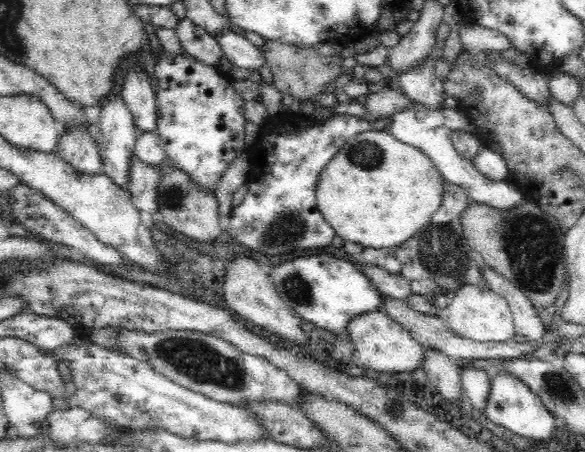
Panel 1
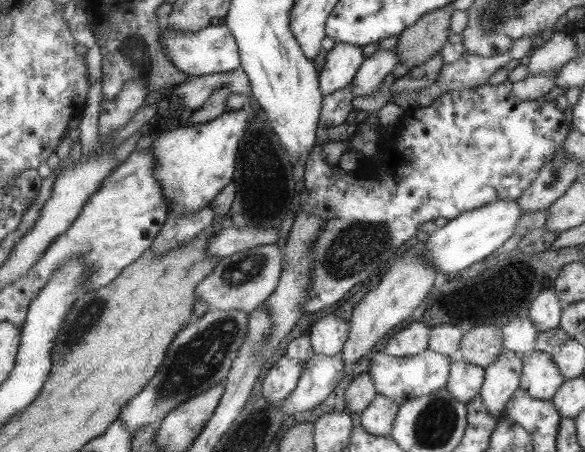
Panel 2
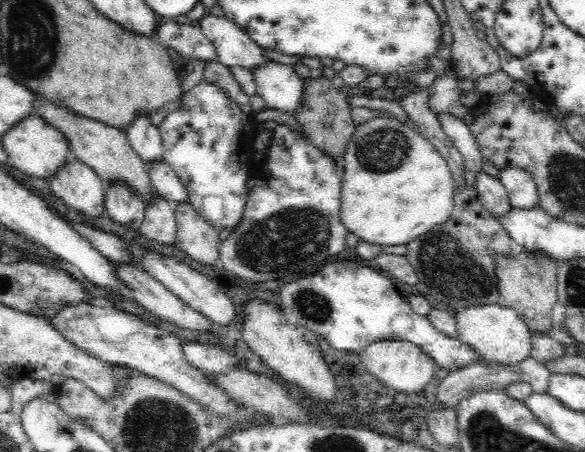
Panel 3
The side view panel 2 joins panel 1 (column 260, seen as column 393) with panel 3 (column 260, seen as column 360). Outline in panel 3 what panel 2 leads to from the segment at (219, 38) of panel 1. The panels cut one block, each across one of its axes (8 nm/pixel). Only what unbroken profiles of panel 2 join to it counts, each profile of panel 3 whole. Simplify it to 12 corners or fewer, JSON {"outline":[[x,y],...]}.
{"outline":[[266,62],[254,72],[266,108],[302,108],[302,70]]}

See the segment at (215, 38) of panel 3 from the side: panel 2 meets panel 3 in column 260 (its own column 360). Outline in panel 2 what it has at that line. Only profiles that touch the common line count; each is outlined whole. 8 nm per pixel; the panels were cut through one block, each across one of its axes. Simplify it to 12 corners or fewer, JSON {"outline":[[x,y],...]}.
{"outline":[[337,42],[319,72],[323,96],[347,88],[363,60],[361,46]]}

